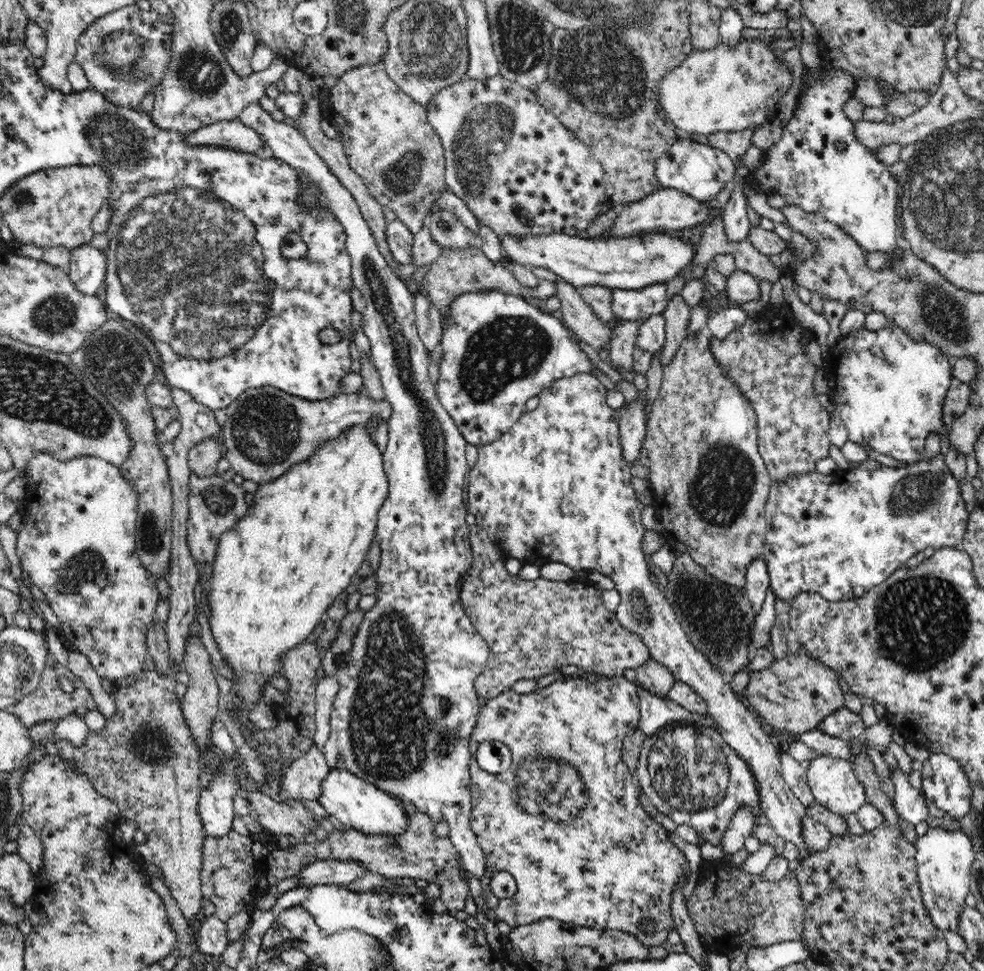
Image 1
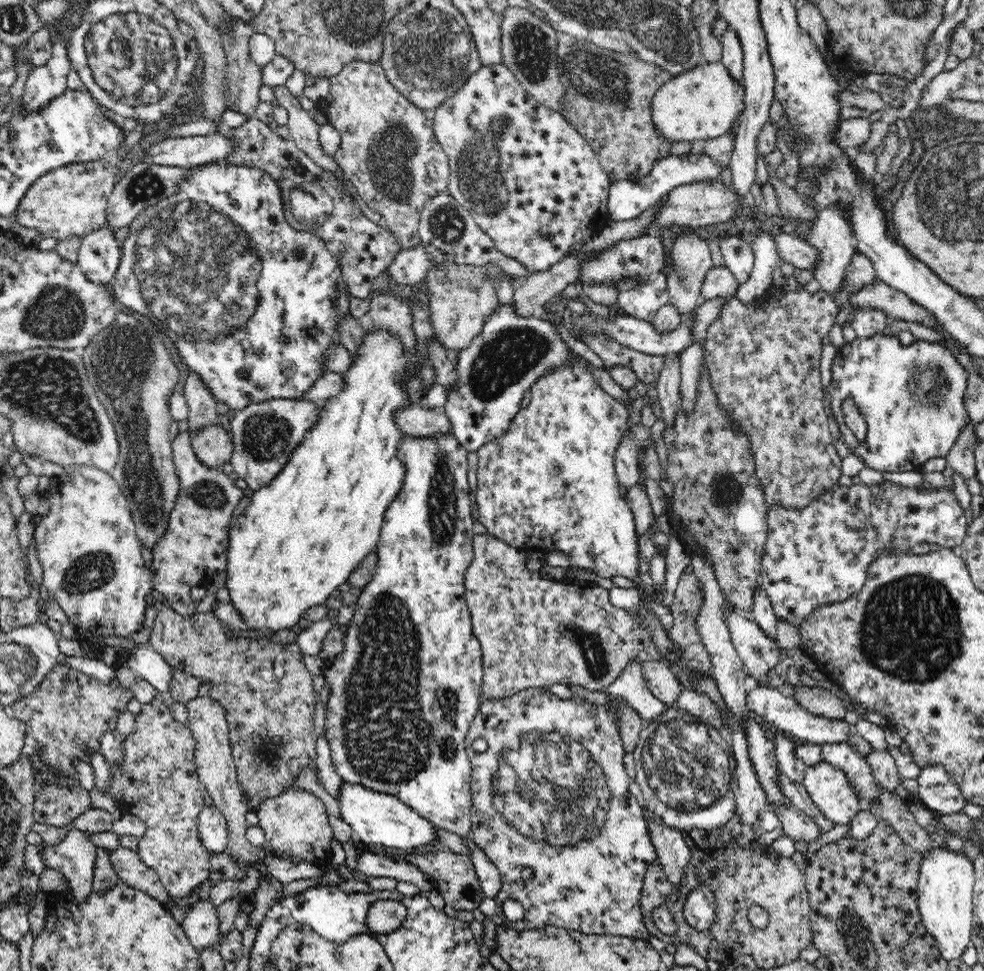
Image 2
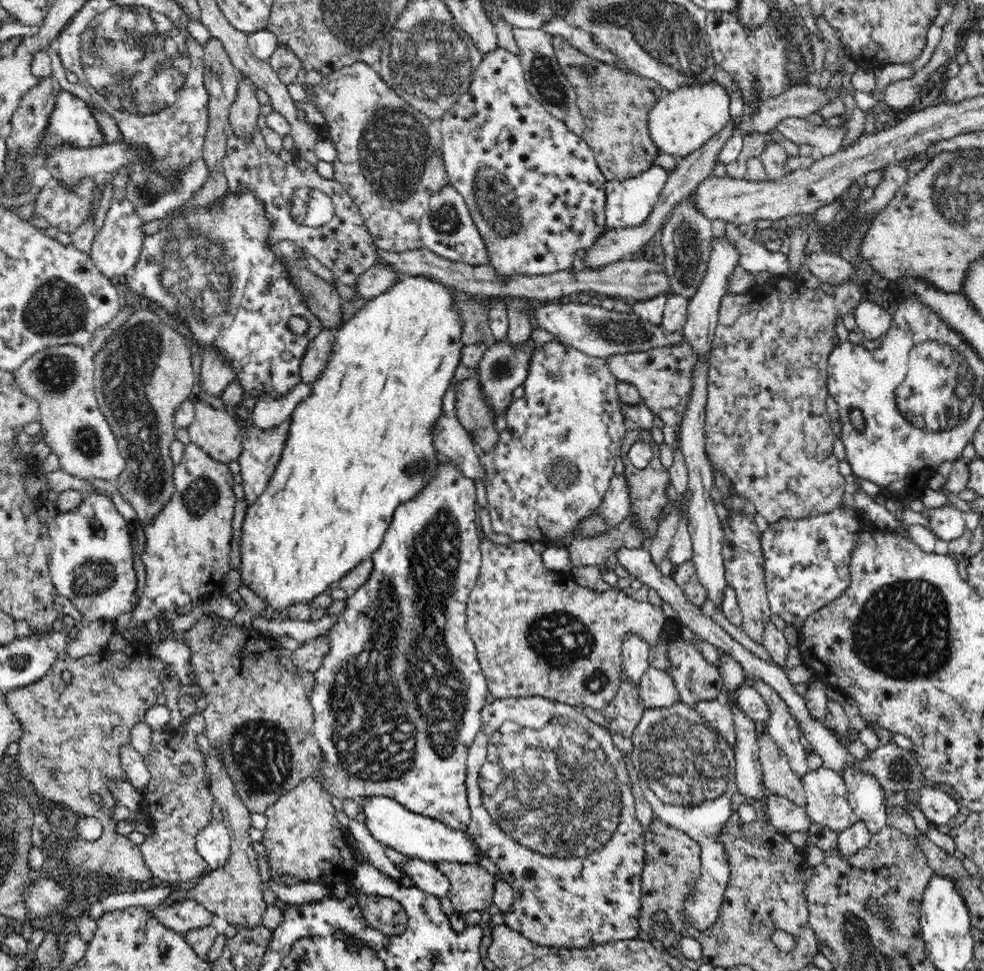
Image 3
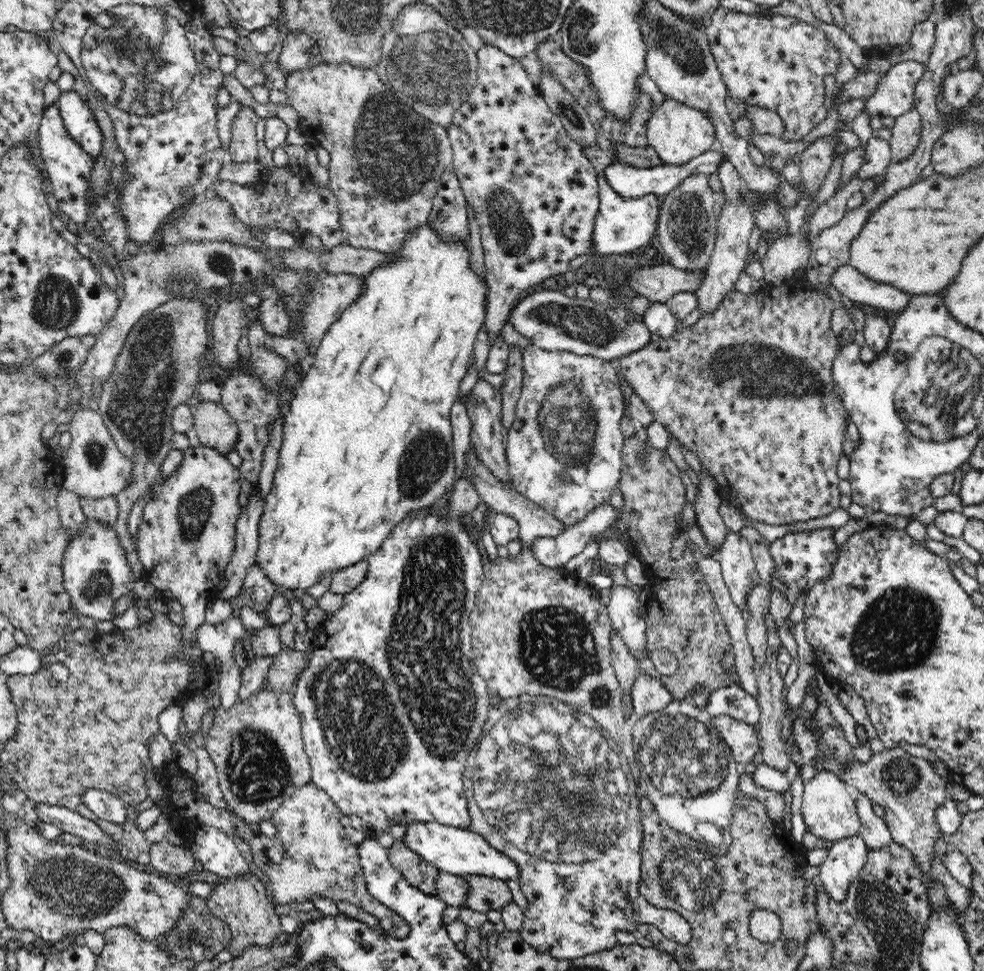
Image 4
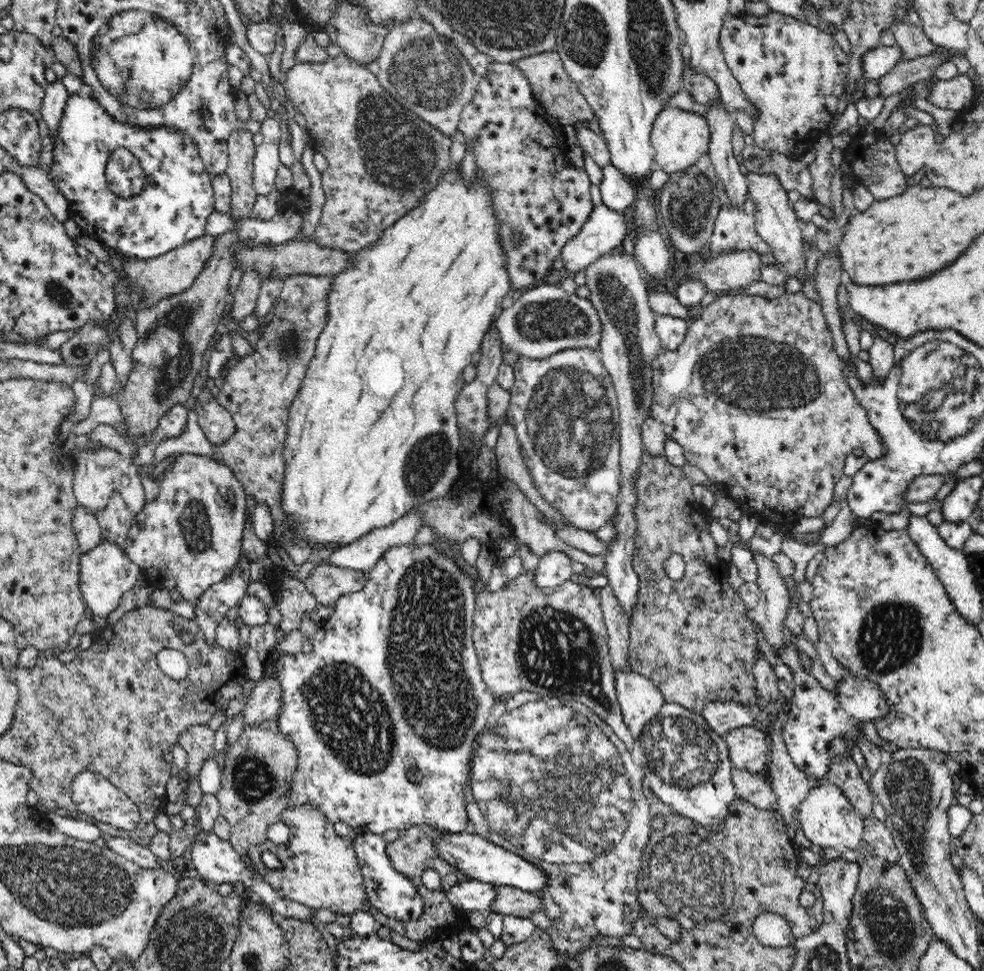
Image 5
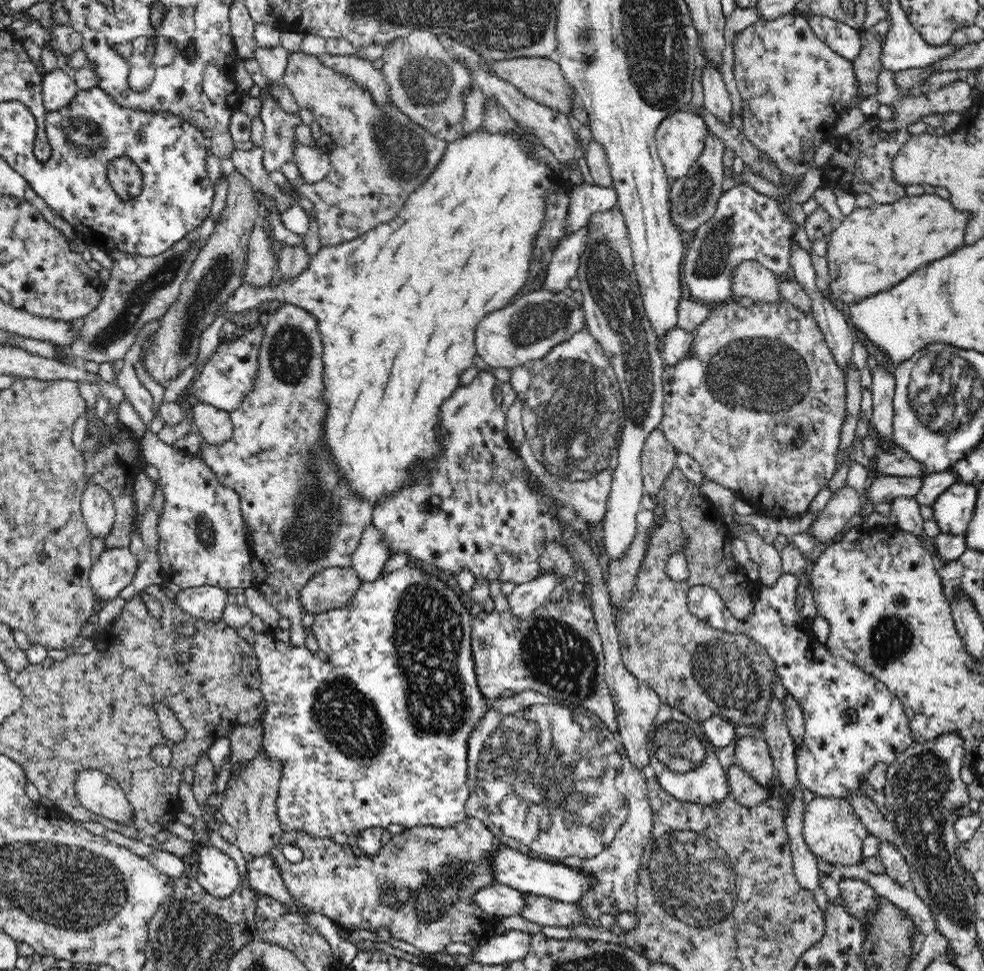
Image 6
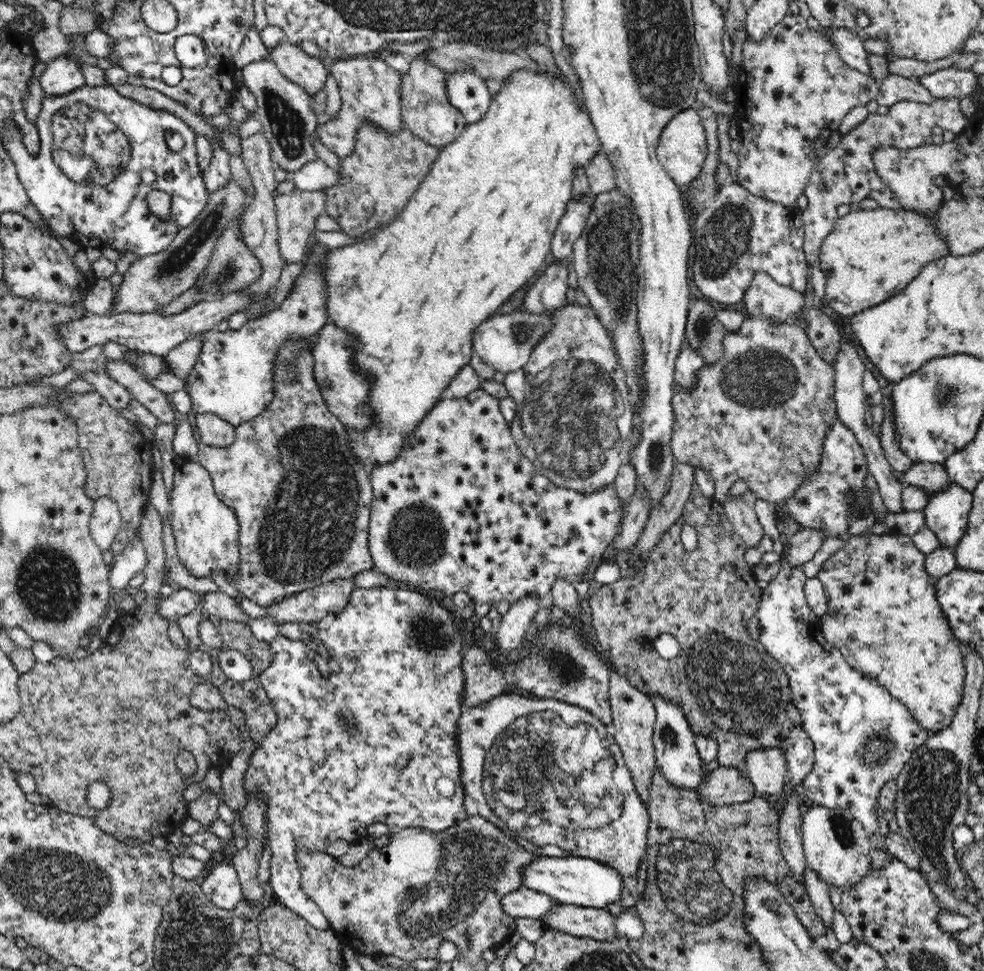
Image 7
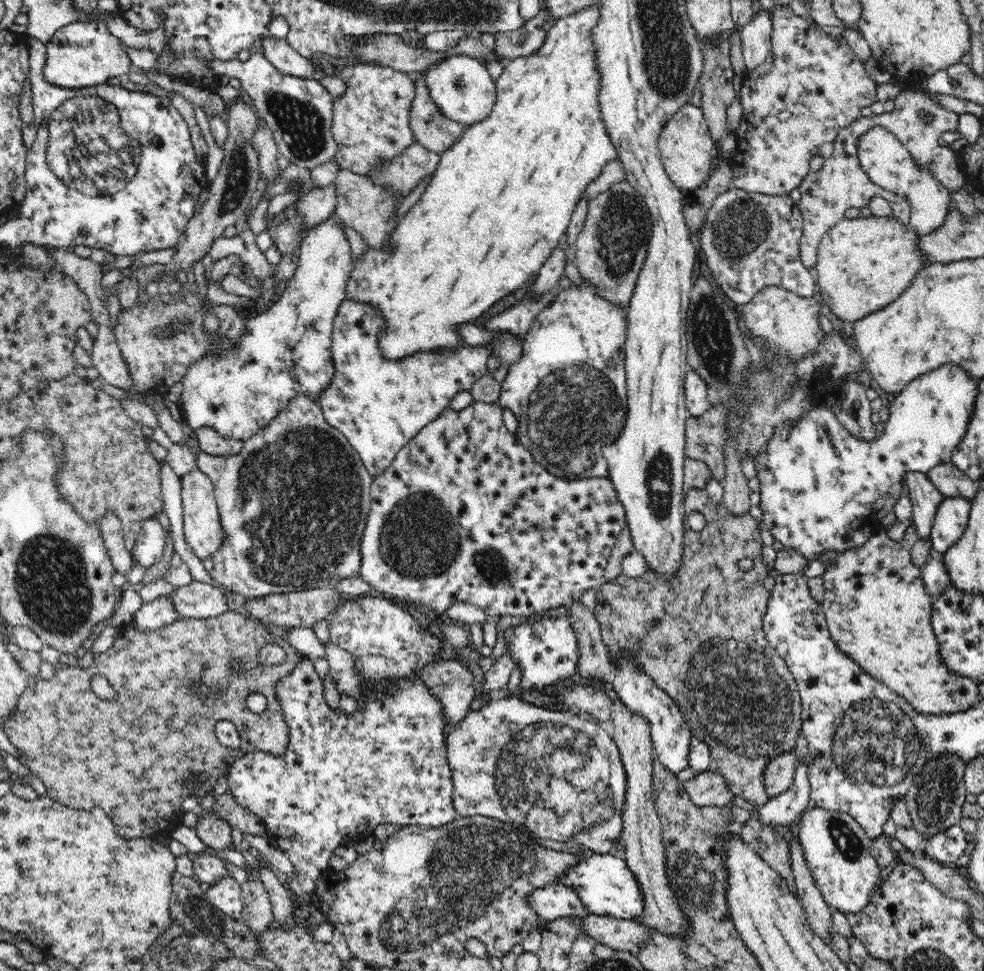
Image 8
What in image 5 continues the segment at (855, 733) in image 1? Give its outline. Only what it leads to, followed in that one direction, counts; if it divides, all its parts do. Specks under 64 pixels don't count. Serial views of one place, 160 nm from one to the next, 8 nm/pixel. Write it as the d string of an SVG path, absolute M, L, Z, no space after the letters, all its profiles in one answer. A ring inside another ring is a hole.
M712 701L702 708L702 715L710 728L720 737L726 738L731 730L753 726L755 712L750 712L746 705L734 701Z

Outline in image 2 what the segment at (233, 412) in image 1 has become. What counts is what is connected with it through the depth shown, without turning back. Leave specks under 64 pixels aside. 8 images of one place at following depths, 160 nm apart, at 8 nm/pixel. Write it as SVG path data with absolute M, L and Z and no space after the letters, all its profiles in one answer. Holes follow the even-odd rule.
M284 397L250 403L237 411L230 420L230 435L233 441L231 464L239 478L246 481L252 491L260 490L272 482L273 478L284 468L292 451L302 442L304 432L318 422L318 405L302 399ZM422 406L402 409L395 418L397 425L406 435L414 437L454 437L450 419L447 415L434 409Z

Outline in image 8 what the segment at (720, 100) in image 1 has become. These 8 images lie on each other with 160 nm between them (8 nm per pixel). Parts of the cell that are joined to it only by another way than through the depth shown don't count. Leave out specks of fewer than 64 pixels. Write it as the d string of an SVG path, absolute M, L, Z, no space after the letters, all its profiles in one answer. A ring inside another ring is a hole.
M690 102L678 109L673 118L666 122L658 140L661 152L661 162L675 186L683 191L690 192L705 183L714 167L714 142L706 123L701 107L693 106Z

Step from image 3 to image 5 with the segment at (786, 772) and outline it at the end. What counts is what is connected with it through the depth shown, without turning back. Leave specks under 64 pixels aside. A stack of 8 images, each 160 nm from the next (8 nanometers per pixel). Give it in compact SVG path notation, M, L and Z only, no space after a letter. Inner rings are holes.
M754 552L753 556L758 568L755 582L759 586L760 600L756 608L748 612L748 619L762 626L766 640L777 655L784 646L782 638L787 634L784 621L789 607L789 593L785 578L779 574L773 558Z

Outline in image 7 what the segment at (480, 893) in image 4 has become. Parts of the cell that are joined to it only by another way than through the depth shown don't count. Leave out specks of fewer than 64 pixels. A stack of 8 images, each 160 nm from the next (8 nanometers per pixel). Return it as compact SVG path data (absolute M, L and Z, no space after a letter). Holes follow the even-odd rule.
M560 903L542 918L547 927L566 934L591 938L597 941L621 940L615 918L608 909L595 909Z

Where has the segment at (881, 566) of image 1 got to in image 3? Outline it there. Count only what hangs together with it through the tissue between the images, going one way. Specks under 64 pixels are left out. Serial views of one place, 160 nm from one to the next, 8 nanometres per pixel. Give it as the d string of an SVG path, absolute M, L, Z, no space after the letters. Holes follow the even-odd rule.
M954 505L934 509L926 508L924 515L929 518L938 539L949 543L954 538L964 535L966 527L963 512ZM837 509L815 517L806 517L798 520L785 518L769 524L763 524L764 533L761 536L767 598L772 614L777 614L786 620L787 624L801 626L802 622L810 617L812 612L832 603L842 590L850 585L850 560L859 535L867 527L860 521L857 510Z

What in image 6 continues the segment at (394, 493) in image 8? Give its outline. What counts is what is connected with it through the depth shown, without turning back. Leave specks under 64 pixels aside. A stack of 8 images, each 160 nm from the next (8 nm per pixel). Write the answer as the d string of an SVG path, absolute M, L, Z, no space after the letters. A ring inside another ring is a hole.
M479 371L478 376L465 387L458 387L452 394L450 398L442 402L438 414L438 424L436 424L436 429L438 429L438 434L436 434L436 439L438 439L438 456L432 458L432 460L426 460L426 462L414 462L408 468L408 482L404 482L400 486L400 490L394 490L392 494L386 494L384 498L380 498L378 502L374 505L372 525L378 529L379 534L381 534L381 544L387 546L389 550L389 556L405 556L409 557L409 563L411 566L421 567L423 565L430 565L436 567L440 571L448 575L454 575L455 577L460 576L462 572L470 572L476 579L480 581L487 581L489 586L490 583L494 581L500 581L501 584L504 583L514 583L514 585L526 584L526 582L534 582L536 578L542 576L542 554L546 550L546 546L550 544L557 544L557 546L562 546L567 548L569 552L573 554L574 547L568 543L566 540L566 534L568 531L572 531L577 538L582 539L583 542L590 542L593 539L593 528L594 524L588 522L583 516L580 516L573 508L567 506L554 498L546 489L540 487L540 482L536 480L533 482L531 480L532 474L529 472L529 468L526 463L521 459L521 456L517 453L517 450L511 445L509 438L506 436L505 431L505 416L506 409L502 404L498 404L494 398L494 386L498 381L490 373L490 371Z

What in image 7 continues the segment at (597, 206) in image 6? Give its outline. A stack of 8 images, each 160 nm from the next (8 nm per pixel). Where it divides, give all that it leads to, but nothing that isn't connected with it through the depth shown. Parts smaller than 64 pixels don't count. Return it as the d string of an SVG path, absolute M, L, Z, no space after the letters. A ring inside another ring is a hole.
M594 196L584 198L584 202L577 202L574 199L570 200L570 204L566 207L566 212L562 215L550 244L549 263L572 261L573 244L582 232L584 222L586 222L586 218L590 214L593 198Z

